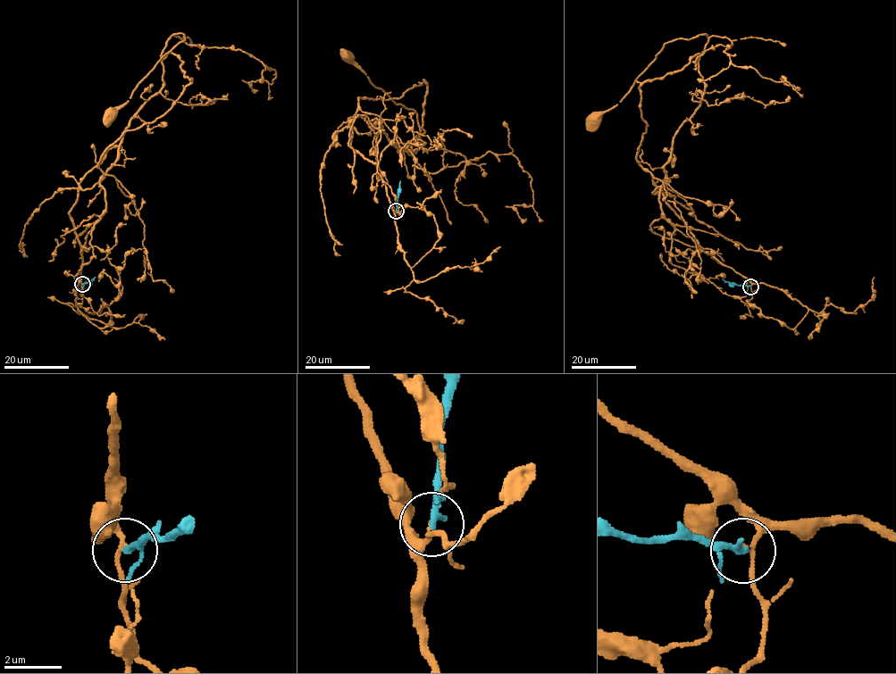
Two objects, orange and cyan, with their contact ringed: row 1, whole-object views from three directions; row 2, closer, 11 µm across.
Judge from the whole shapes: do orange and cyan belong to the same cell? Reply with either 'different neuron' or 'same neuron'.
different neuron

